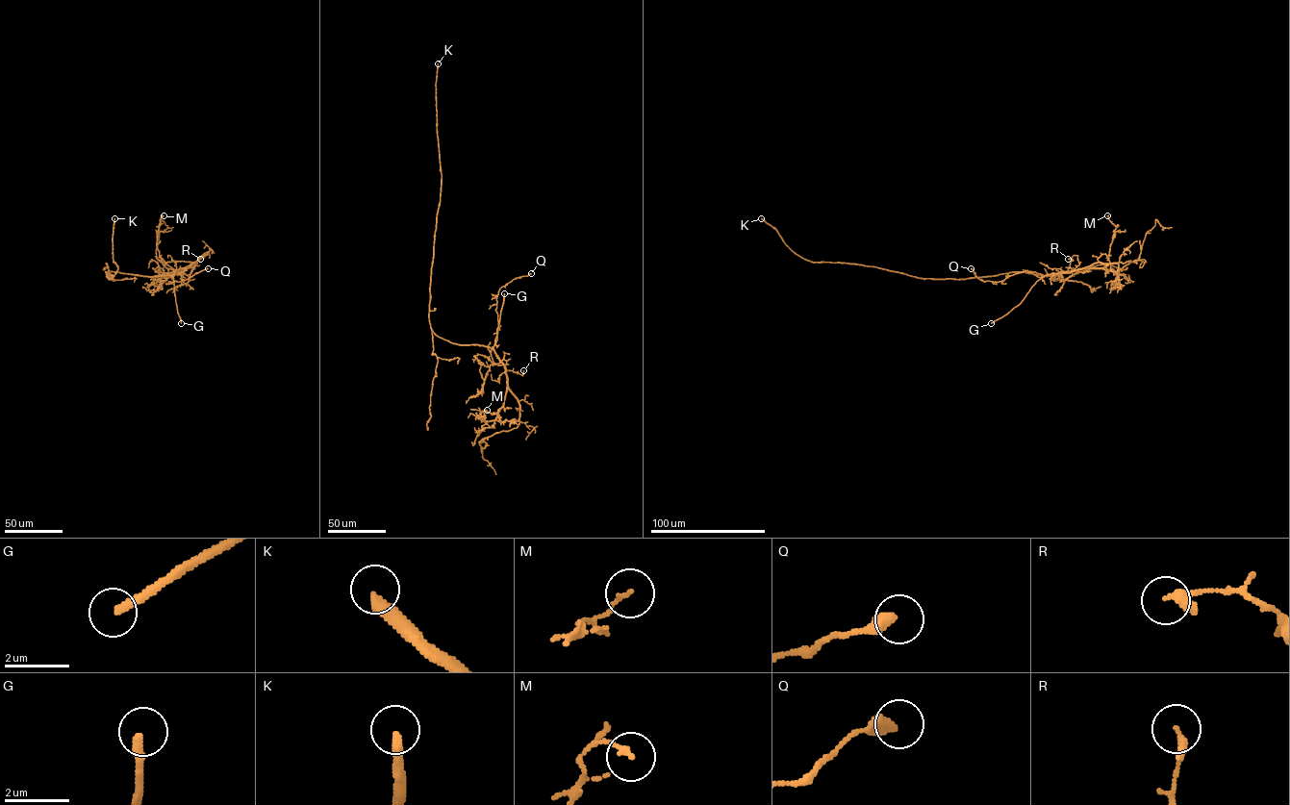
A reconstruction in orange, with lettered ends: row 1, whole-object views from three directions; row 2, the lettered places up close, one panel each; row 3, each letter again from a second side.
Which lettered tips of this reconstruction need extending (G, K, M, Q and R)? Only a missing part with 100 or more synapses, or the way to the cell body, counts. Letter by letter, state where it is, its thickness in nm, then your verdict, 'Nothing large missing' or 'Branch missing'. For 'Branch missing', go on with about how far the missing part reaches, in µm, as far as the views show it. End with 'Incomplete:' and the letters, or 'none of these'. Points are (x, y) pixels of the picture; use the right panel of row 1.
G: Place: (991, 323). Thickness 280 nm. Branch missing. Missing length about 40 µm
K: Place: (761, 218). Thickness 320 nm. Branch missing. Missing length about 250 µm
M: Place: (1107, 215). Thickness 120 nm. Nothing large missing
Q: Place: (971, 268). Thickness 400 nm. Nothing large missing
R: Place: (1068, 259). Thickness 280 nm. Nothing large missing
Incomplete: G, K

